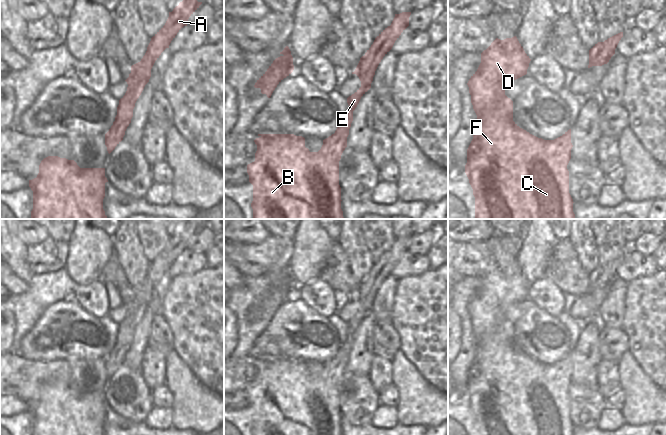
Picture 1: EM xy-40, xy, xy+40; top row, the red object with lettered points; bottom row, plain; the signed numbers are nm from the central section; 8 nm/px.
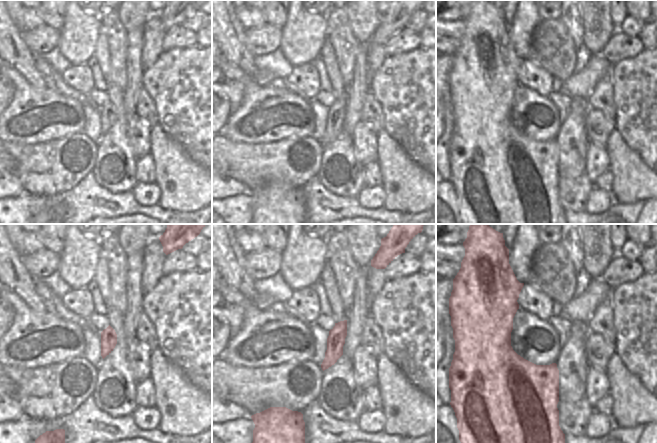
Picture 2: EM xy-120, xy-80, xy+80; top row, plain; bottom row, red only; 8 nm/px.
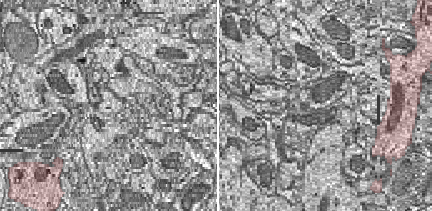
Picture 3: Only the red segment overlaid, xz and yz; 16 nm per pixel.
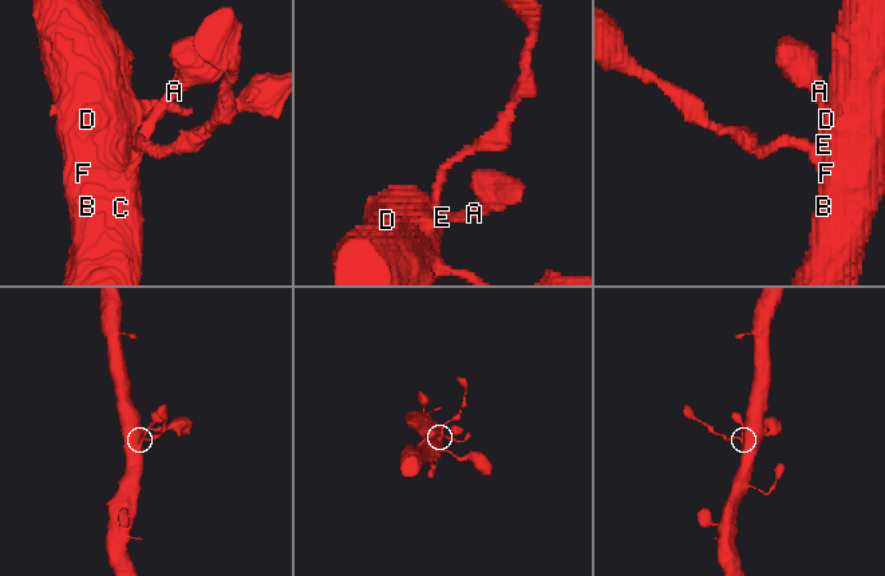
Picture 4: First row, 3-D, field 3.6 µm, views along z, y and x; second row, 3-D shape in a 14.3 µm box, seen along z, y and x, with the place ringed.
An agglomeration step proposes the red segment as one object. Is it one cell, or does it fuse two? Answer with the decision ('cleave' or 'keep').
keep

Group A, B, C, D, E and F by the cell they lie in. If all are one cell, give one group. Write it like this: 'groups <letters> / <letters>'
groups A B C D E F

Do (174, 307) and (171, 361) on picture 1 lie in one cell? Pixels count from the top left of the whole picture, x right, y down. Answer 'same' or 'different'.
different

